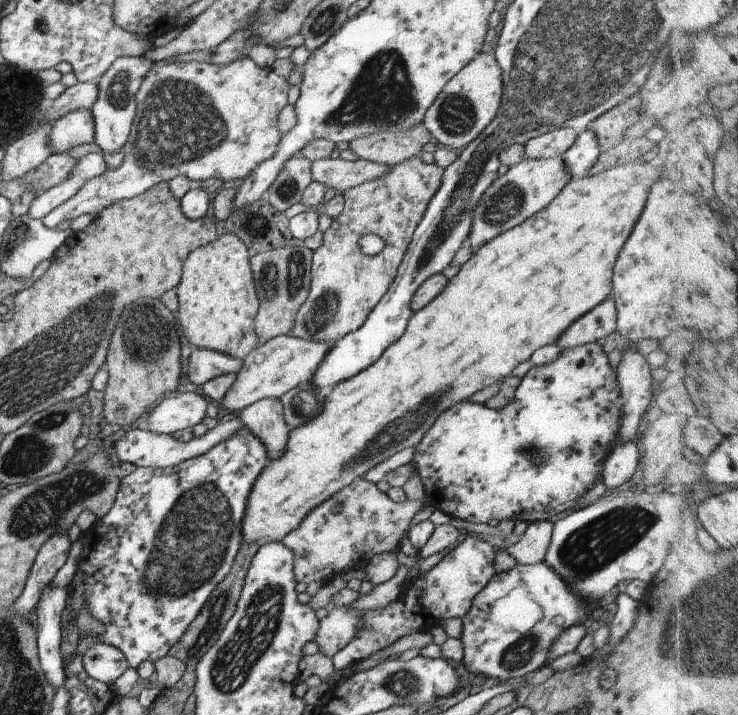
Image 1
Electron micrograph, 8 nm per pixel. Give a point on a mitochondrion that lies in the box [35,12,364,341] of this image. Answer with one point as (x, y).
(179, 123)

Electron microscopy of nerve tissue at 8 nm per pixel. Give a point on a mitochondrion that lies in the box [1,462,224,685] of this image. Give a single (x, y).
(47, 504)

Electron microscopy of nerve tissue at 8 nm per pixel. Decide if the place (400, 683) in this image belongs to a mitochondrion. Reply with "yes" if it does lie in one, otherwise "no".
yes

